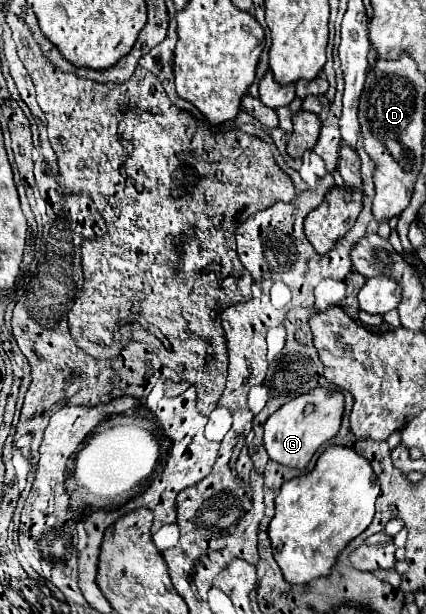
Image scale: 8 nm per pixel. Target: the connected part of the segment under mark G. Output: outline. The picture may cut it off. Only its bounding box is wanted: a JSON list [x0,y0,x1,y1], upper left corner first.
[263,389,343,469]

